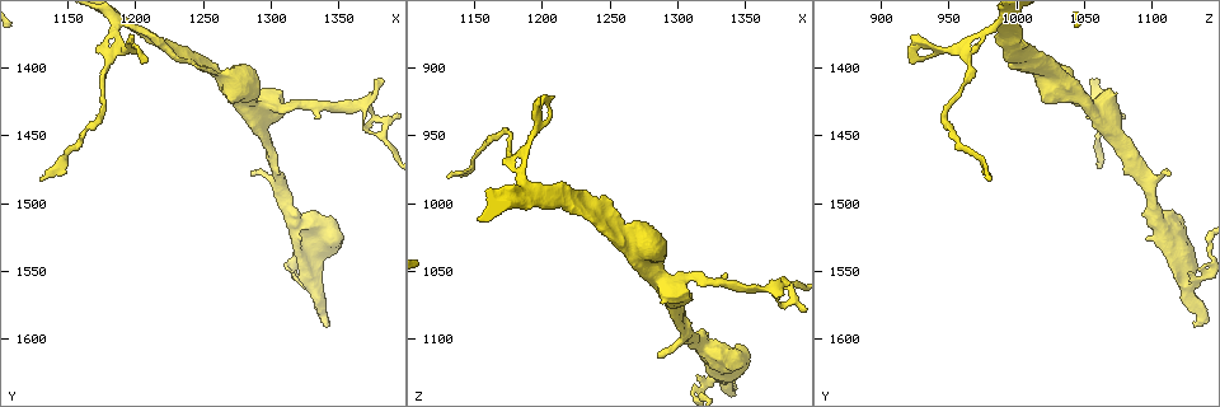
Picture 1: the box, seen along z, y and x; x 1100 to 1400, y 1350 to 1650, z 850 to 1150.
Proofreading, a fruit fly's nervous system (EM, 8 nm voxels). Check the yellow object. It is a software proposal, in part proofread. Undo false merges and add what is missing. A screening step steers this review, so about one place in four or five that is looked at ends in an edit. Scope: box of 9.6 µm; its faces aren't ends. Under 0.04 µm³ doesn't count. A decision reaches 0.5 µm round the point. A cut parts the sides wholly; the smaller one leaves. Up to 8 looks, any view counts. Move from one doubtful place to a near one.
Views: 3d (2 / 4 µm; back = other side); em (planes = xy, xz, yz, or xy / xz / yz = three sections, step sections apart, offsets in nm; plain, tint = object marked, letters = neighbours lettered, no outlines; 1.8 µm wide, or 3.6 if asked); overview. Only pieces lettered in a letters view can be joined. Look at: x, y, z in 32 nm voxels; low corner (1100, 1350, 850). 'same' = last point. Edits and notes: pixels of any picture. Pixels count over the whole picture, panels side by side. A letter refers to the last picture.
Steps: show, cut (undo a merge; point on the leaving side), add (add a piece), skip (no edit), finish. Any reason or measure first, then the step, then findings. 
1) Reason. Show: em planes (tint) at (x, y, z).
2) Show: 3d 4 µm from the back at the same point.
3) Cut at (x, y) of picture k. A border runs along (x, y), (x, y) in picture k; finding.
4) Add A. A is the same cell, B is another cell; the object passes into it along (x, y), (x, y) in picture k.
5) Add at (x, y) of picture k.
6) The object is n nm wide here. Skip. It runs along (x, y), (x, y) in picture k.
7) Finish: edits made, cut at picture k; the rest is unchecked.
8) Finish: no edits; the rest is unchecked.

A fork. Show: em 3.6 µm planes (letters) at (1334, 1520, 1114).

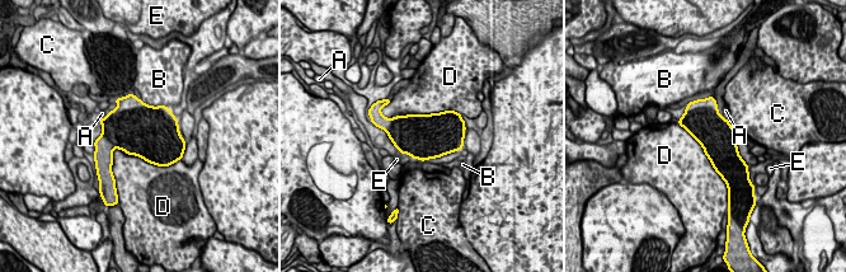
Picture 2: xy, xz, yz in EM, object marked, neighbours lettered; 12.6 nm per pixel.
The object is 480 nm wide here. Skip. A, B, C, D and E are other cells; a border runs along (460, 113), (381, 115) in picture 2; continuous, no second neuron.

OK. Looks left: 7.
An open end. Show: em planes (tint) at (1238, 1394, 992).

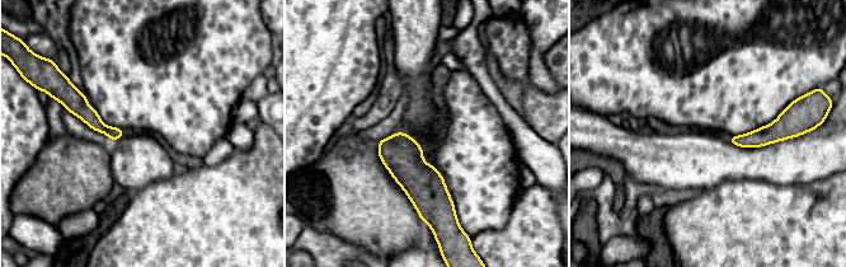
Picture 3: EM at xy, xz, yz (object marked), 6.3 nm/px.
Show: em planes (letters) at the same point.

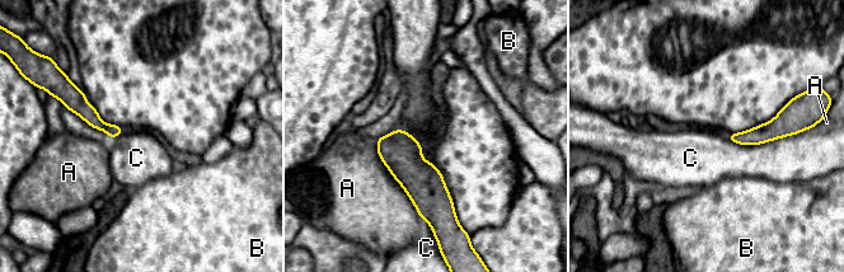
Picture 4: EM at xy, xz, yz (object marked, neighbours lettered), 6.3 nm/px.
Skip. A, B and C are other cells; a border runs along (798, 132), (759, 144), (727, 139) in picture 4; none of them fits.

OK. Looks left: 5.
Show: em xz step 8 (letters) at (1204, 1394, 934).

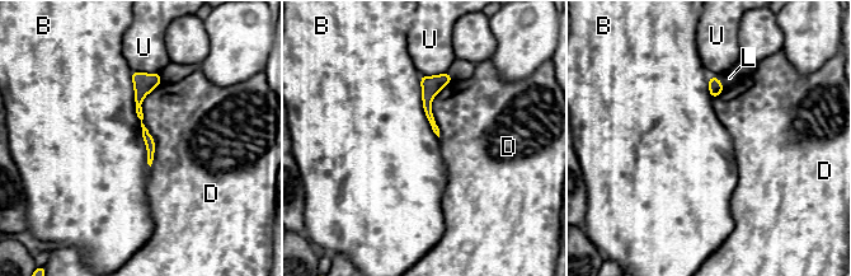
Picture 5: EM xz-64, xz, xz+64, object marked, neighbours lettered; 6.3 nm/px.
Skip. B, D, L and U are other cells; a border runs along (131, 71), (135, 112), (150, 167) in picture 5; no lettered piece goes on from it.

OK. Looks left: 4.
Finish: no edits; the rest is unchecked.

